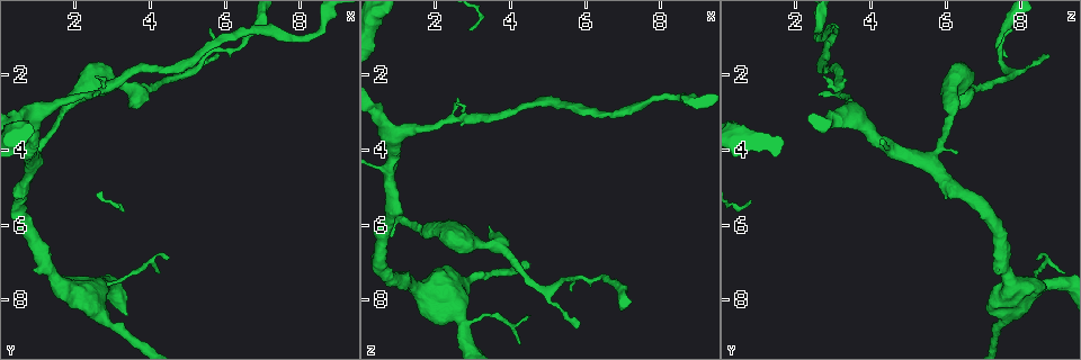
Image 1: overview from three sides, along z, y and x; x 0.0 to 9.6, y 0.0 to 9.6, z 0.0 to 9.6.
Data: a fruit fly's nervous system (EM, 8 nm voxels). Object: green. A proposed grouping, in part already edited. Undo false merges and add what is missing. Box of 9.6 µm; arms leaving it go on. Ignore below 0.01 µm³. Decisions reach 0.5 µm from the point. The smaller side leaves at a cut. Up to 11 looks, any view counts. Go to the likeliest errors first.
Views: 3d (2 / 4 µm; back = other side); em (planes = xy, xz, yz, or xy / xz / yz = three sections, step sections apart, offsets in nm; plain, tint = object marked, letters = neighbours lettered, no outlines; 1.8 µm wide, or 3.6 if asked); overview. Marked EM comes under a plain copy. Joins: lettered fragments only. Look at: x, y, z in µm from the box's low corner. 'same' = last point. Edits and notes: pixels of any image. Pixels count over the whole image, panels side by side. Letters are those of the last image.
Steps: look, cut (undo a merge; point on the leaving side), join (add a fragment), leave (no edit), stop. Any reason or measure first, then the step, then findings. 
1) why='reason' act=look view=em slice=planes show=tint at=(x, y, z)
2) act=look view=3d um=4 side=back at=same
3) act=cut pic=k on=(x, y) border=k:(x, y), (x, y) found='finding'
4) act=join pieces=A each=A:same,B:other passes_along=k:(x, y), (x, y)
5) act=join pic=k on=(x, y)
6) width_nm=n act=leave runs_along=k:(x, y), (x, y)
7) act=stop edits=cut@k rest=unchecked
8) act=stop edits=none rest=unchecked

why='a fork' act=look view=em slice=yz step=4 show=tint at=(4.95, 2.00, 7.75)

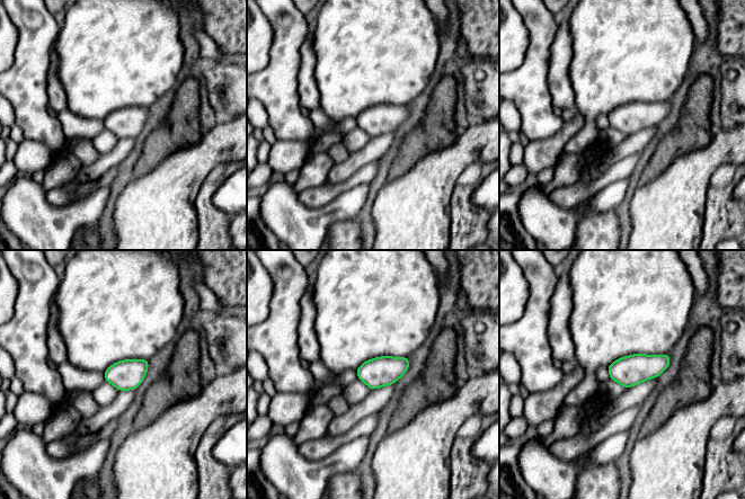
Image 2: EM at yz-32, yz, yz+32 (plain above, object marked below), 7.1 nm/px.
act=look view=em slice=planes show=letters at=same

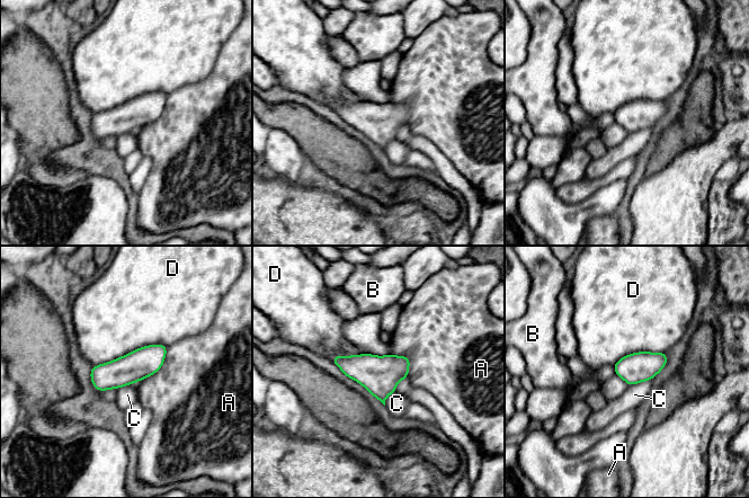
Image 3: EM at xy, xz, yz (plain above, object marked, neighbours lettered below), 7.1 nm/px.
longest_contact=D:550nm act=leave each=A:other,B:other,C:other,D:other runs_along=3:(163, 348), (96, 384) found='all the same cell'

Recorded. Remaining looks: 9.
why='an open end' act=look view=em slice=xz step=4 show=letters at=(3.50, 2.80, 6.00)

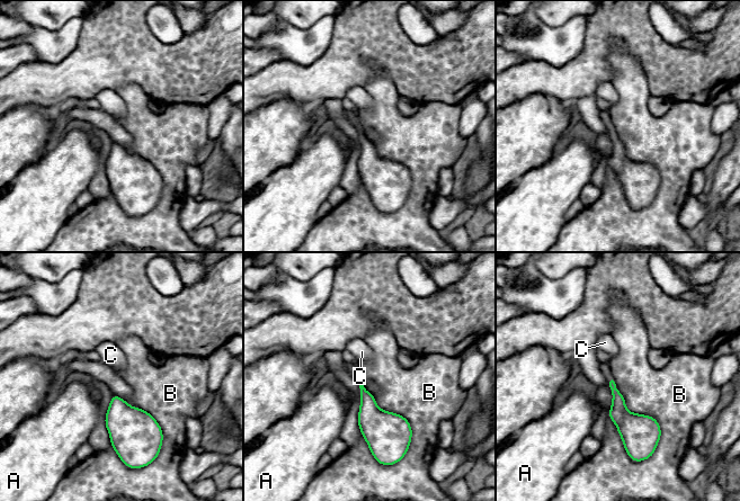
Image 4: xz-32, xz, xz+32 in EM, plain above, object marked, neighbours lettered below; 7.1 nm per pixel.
act=leave each=A:other,B:other,C:other border=4:(612, 378), (658, 422), (656, 449) found='none of them fits'

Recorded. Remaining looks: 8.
why='thick turns thin' act=look view=3d um=4 at=(6.70, 0.85, 7.55)

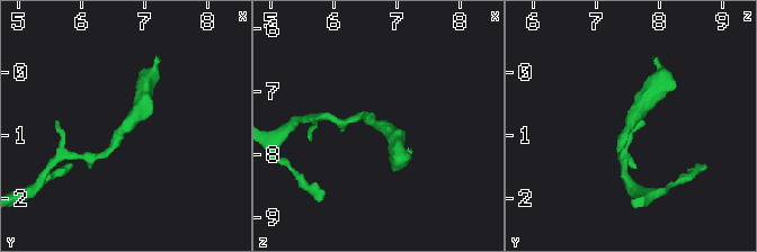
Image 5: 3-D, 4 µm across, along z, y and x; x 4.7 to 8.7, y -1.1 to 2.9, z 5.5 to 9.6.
act=look view=em slice=planes show=tint at=(6.70, 0.85, 7.50)

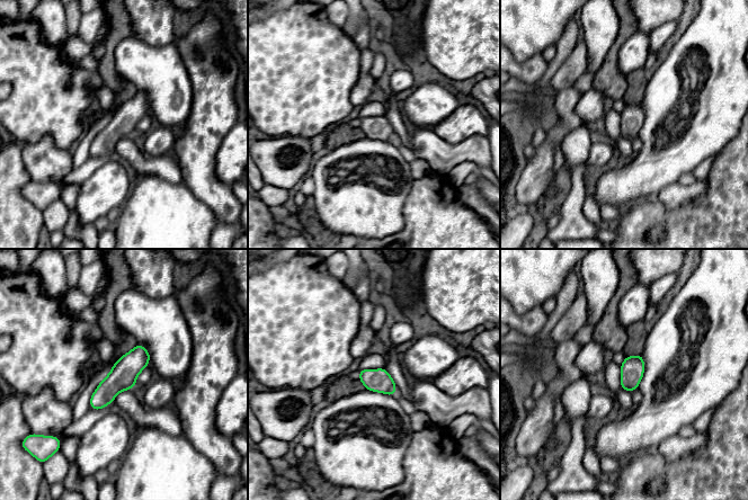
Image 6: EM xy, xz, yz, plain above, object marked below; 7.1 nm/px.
act=look view=em slice=planes show=letters at=same

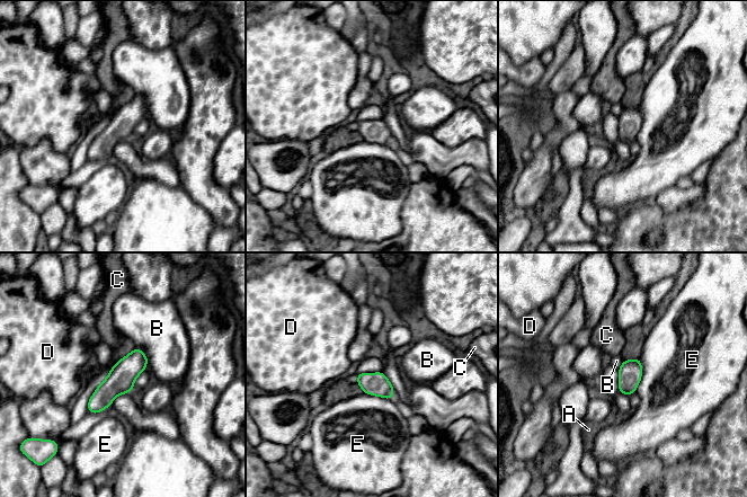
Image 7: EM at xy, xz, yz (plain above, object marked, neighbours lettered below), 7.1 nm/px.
width_nm=160 act=leave each=A:other,B:other,C:other,D:other,E:other runs_along=7:(139, 352), (136, 361), (91, 410) found='one cell here'

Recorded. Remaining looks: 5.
why='sudden change in width' act=look view=3d um=4 at=(0.85, 3.05, 3.60)

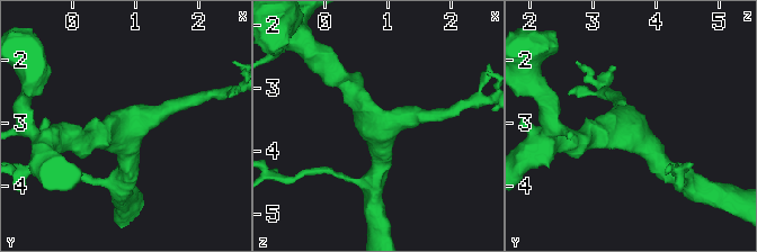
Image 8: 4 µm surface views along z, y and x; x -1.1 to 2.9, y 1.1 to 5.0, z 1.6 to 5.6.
arms=3 arm_widths_nm=240,300,320 act=look view=em slice=planes show=letters at=(0.85, 3.10, 3.65)

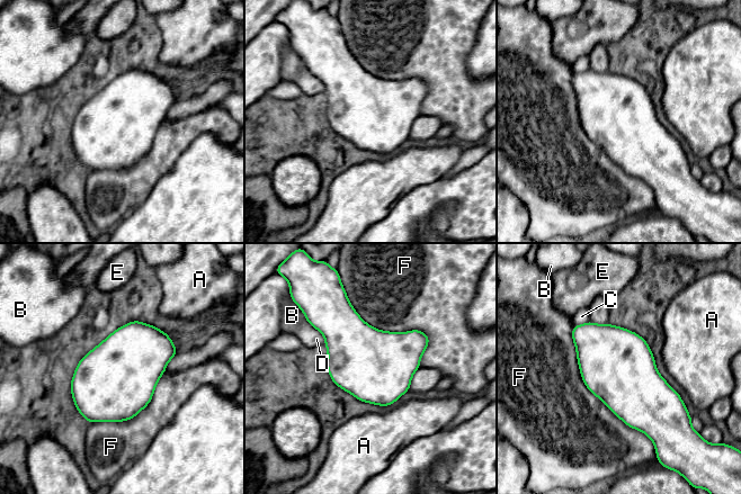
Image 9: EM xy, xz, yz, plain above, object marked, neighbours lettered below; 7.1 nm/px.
width_nm=500 act=leave each=A:other,B:other,C:other,D:other,E:other,F:other border=9:(573, 325), (583, 384), (652, 441) found='one cell here'

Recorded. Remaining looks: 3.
act=stop edits=none rest=unchecked

